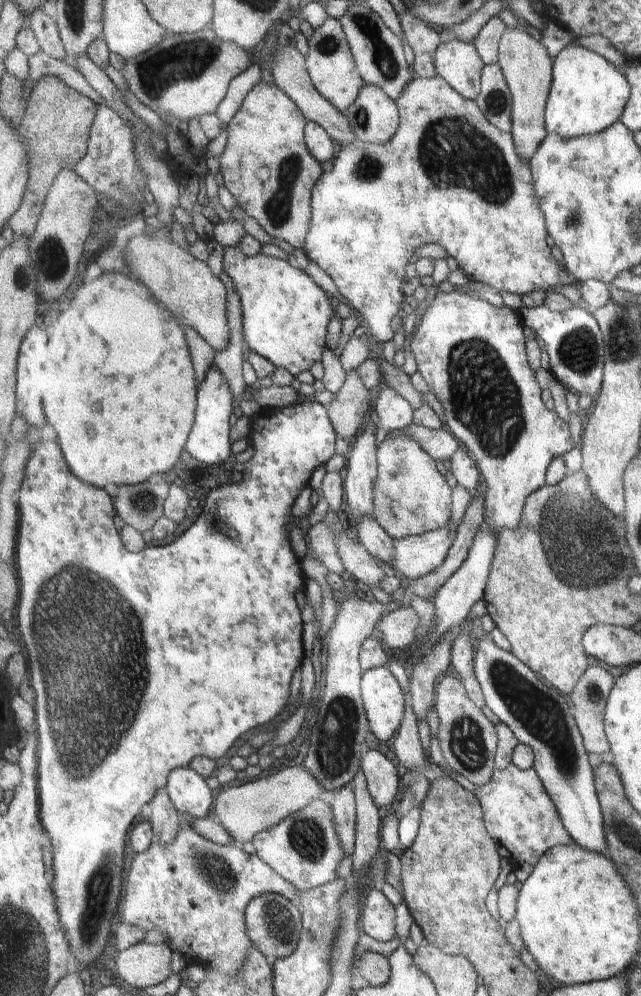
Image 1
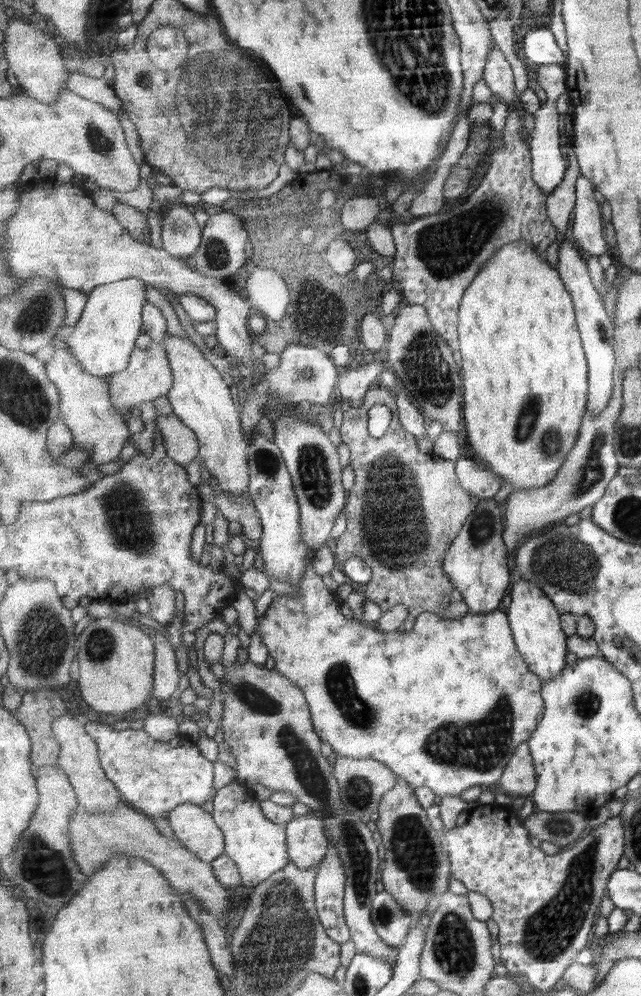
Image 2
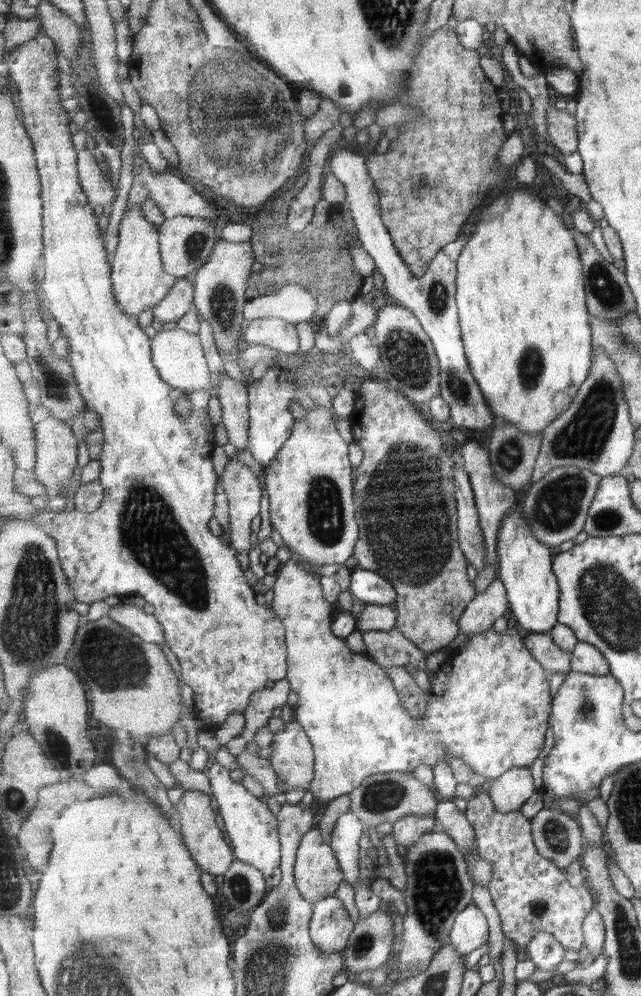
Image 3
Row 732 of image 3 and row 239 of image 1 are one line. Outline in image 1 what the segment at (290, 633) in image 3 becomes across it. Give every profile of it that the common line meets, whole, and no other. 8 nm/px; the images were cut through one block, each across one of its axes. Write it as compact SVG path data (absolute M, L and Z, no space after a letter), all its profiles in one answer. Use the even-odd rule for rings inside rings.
M439 75L413 78L396 103L400 112L400 125L399 130L388 143L378 145L357 140L353 145L338 150L331 172L324 174L318 180L312 196L312 227L306 238L304 250L308 258L330 276L349 305L363 316L364 324L372 332L374 344L379 345L393 340L393 327L396 319L402 315L401 304L405 302L405 294L401 291L401 284L406 276L405 268L409 266L418 248L426 244L435 243L443 246L450 256L457 260L459 268L466 272L469 280L487 283L498 291L503 292L504 290L511 294L518 294L520 297L529 292L535 292L535 290L549 293L559 287L573 287L579 282L576 276L564 264L559 264L551 254L551 247L549 248L547 244L546 216L543 214L541 200L534 187L530 163L523 161L518 155L514 136L511 133L503 132L491 124L476 101L460 95L447 80Z

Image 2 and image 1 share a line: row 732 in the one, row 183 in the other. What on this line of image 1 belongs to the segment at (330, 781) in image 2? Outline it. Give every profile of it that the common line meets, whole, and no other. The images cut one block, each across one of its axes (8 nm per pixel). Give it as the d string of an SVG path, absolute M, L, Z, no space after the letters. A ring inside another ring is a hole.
M258 84L248 95L243 103L243 106L239 109L239 112L233 117L233 120L228 126L228 143L226 152L219 160L221 166L221 174L223 176L223 184L226 186L230 194L236 199L239 206L245 209L245 212L252 216L263 228L277 240L283 240L288 244L290 248L306 248L306 238L310 233L312 227L312 196L314 194L314 188L318 183L318 180L322 178L323 165L311 154L310 148L306 145L306 124L307 119L303 114L302 109L298 104L286 93L283 89L280 89L276 84L268 85Z

